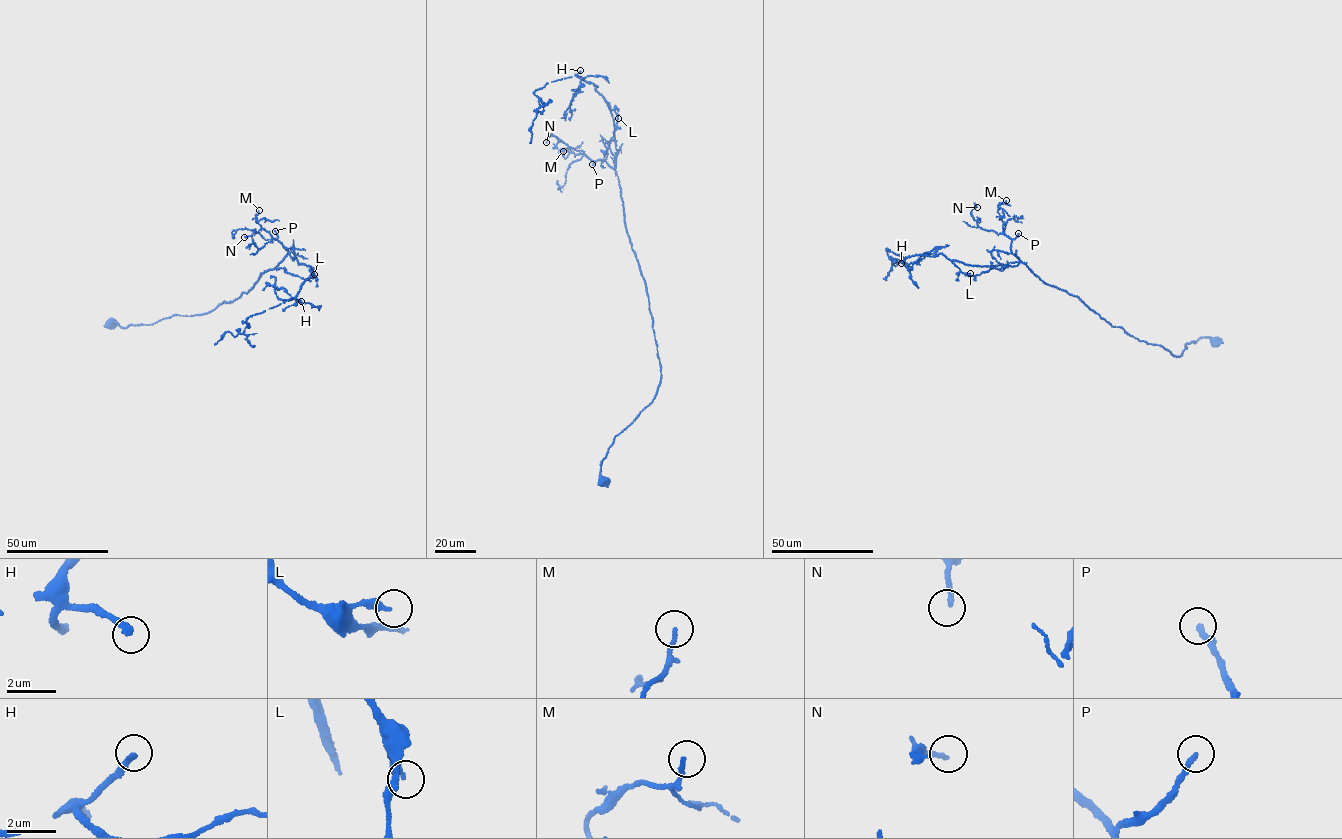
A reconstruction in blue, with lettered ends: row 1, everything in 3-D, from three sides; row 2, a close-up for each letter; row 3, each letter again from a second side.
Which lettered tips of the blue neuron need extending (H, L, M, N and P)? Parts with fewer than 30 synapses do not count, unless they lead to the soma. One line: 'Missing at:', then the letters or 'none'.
Missing at: H, P

